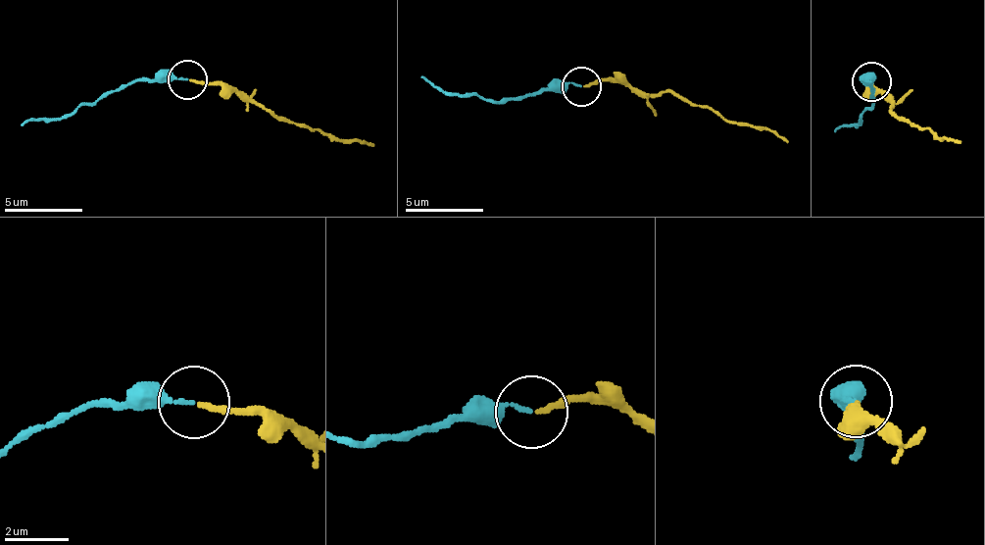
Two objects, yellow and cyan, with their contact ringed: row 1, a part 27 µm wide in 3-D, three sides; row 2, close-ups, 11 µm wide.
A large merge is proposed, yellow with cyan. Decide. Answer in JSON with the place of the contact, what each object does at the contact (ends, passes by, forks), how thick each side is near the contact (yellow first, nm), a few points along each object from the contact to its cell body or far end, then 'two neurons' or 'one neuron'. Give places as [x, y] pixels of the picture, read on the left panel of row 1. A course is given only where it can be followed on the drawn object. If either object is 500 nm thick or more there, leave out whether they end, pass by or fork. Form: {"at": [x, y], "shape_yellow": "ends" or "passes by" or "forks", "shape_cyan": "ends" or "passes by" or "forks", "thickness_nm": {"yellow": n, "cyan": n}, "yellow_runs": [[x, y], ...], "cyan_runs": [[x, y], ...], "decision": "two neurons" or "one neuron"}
{"at": [187, 79], "shape_yellow": "ends", "shape_cyan": "ends", "thickness_nm": {"yellow": 180, "cyan": 110}, "yellow_runs": [[190, 78], [226, 82], [320, 134], [365, 138], [374, 147]], "cyan_runs": [[186, 78], [143, 77], [83, 102], [61, 117], [41, 117], [22, 124]], "decision": "two neurons"}

